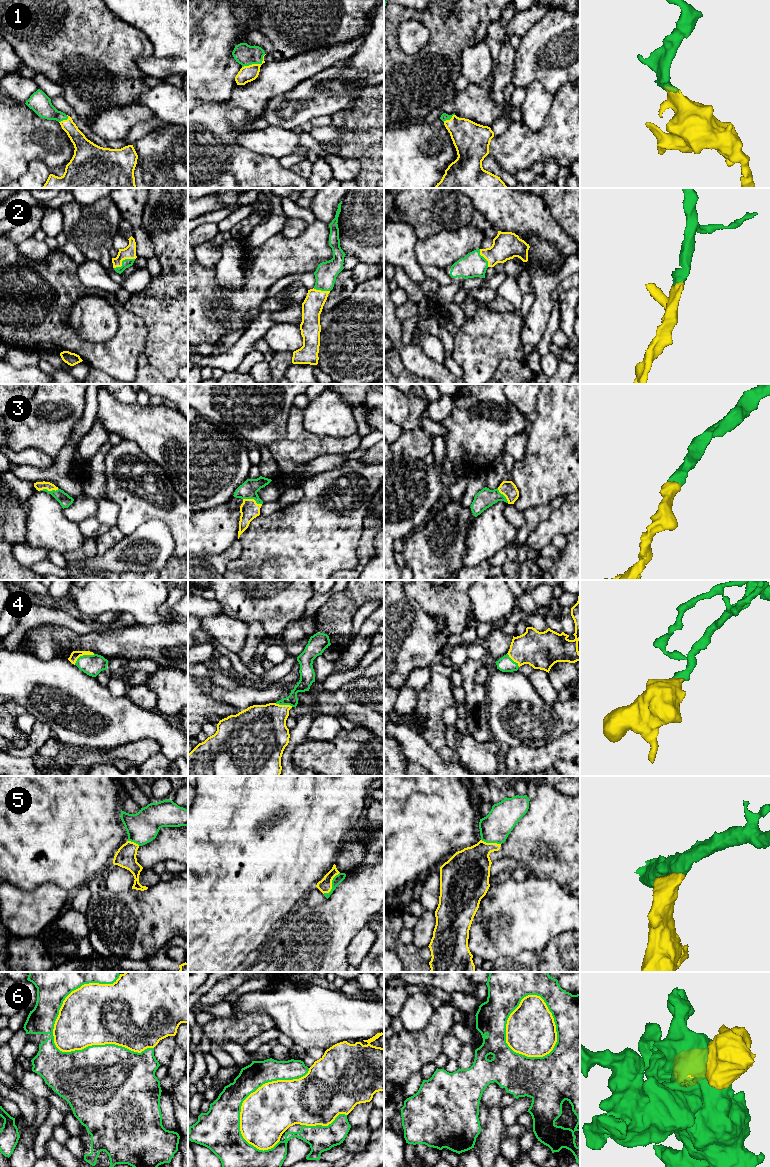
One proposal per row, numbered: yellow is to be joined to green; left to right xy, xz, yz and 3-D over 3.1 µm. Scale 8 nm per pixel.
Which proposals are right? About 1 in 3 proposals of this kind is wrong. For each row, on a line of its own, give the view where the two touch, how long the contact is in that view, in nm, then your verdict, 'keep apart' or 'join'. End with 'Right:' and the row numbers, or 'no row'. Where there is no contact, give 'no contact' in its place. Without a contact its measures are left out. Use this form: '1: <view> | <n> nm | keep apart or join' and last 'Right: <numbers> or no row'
1: xz | 220 nm | join
2: xy | 190 nm | join
3: xy | 160 nm | join
4: xy | 190 nm | join
5: xz | 220 nm | keep apart
6: xy | 850 nm | keep apart
Right: 1, 2, 3, 4

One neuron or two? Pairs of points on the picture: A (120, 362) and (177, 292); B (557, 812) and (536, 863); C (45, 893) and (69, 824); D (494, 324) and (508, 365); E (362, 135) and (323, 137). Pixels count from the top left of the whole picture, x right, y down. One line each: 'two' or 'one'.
A: two
B: one
C: two
D: two
E: two

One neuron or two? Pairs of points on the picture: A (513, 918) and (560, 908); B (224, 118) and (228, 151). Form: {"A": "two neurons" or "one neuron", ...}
{"A": "one neuron", "B": "one neuron"}

